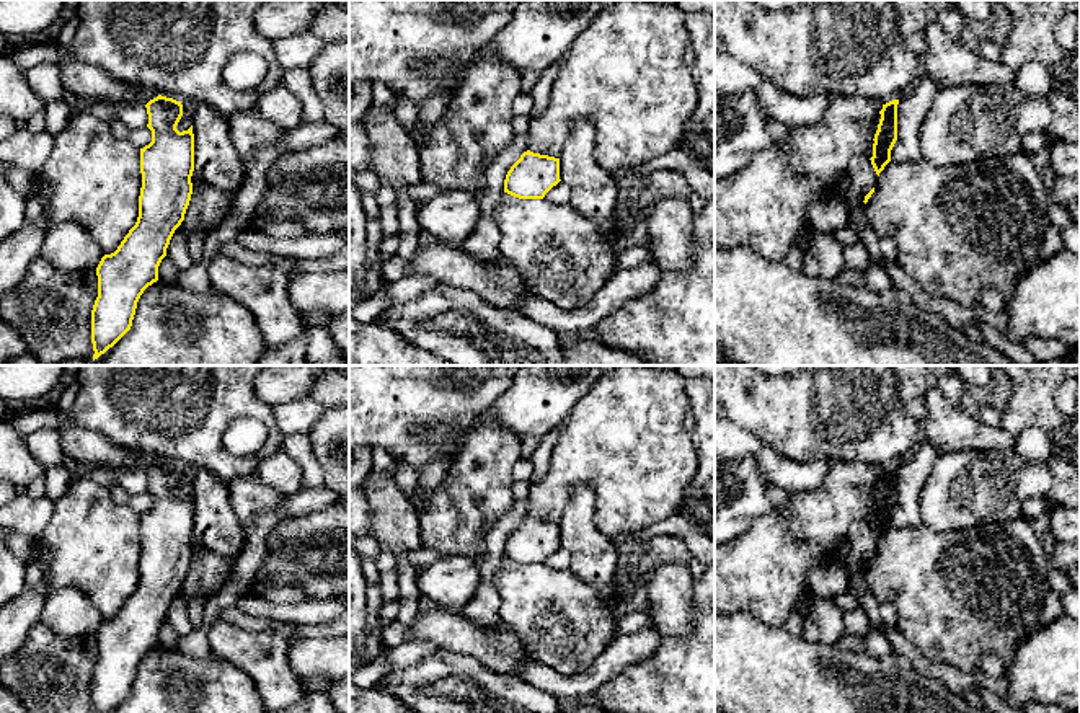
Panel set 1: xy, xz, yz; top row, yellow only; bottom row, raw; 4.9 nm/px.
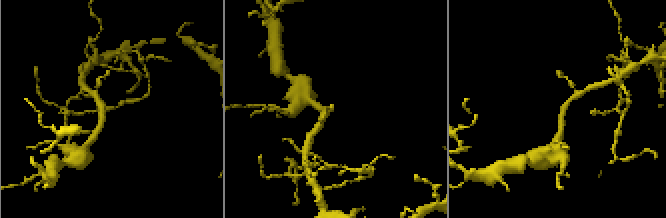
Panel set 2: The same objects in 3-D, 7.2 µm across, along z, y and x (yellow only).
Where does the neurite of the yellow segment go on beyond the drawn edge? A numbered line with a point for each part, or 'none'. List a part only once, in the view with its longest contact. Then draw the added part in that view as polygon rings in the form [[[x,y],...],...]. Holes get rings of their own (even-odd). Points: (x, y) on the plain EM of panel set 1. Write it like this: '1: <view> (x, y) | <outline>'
none

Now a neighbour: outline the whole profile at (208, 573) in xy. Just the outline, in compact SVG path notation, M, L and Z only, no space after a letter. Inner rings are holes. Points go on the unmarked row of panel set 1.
M207 548L193 551L189 571L184 579L188 599L210 597L228 581L235 558L228 558Z

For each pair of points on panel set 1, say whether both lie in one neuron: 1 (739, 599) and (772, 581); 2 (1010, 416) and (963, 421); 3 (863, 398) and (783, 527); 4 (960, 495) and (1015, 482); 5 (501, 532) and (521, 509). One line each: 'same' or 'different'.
1: same
2: different
3: different
4: same
5: same

